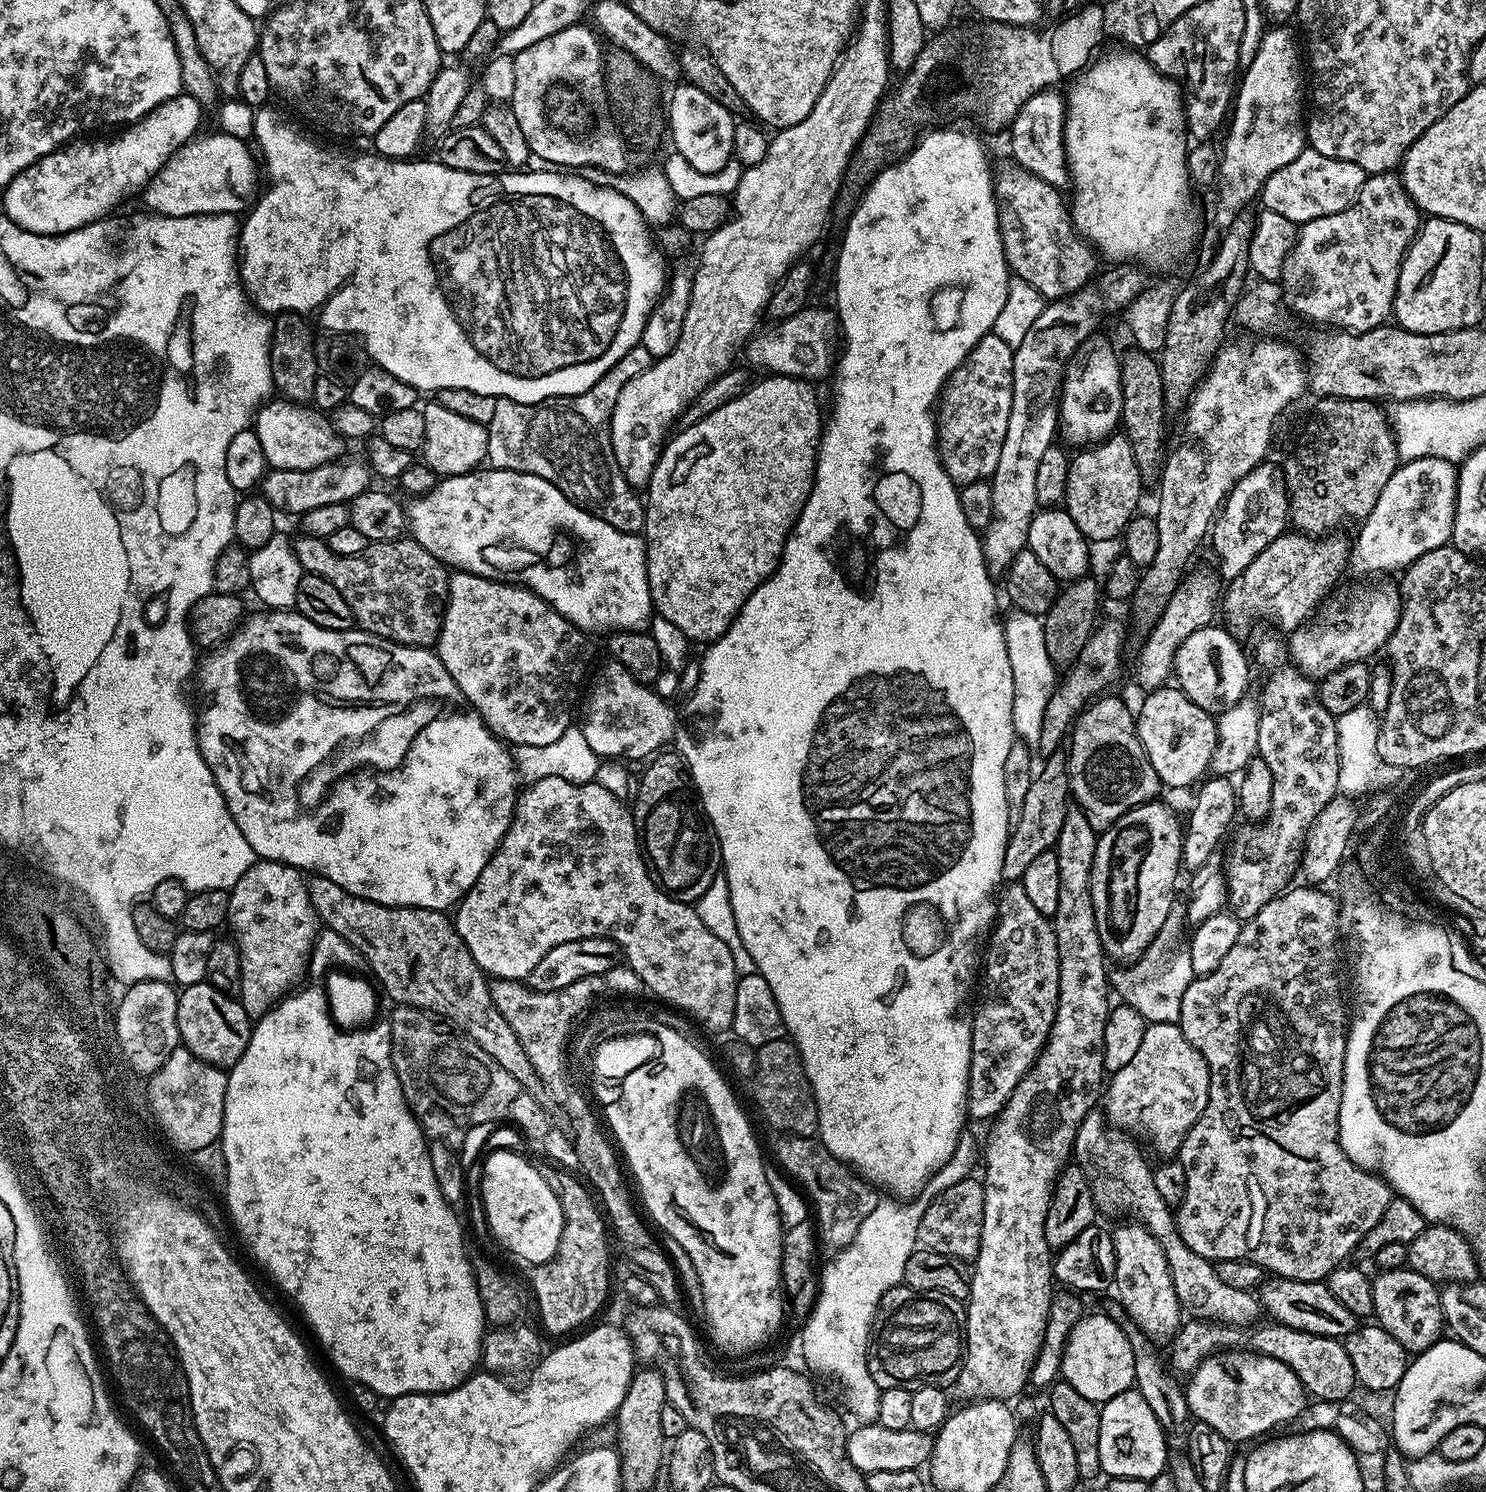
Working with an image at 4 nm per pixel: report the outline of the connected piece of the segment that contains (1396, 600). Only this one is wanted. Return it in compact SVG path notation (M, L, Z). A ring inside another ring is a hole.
M1395 583L1364 584L1349 592L1339 592L1307 621L1306 626L1295 628L1287 637L1291 663L1309 678L1323 678L1347 664L1367 661L1367 656L1387 645L1396 629L1402 597Z

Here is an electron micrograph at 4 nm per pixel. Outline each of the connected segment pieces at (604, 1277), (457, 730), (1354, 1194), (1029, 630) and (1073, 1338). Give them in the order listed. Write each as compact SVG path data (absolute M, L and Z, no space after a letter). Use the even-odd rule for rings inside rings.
M552 1162L539 1165L546 1186L554 1190L562 1206L562 1238L558 1250L545 1264L535 1265L532 1272L532 1292L544 1319L545 1333L568 1332L579 1324L587 1325L592 1315L604 1304L608 1296L608 1236L610 1228L606 1223L601 1205L586 1187L583 1179L575 1180L571 1171Z
M268 610L264 614L265 616L252 616L250 618L248 616L239 625L238 630L232 632L230 638L225 639L219 646L213 647L207 653L209 656L205 660L203 657L202 663L198 668L200 684L204 687L204 692L208 697L204 700L204 709L201 712L199 709L196 716L196 741L206 766L210 766L210 770L214 774L216 785L220 787L220 792L224 796L224 801L234 818L234 822L238 822L238 830L242 830L246 842L250 842L250 846L256 851L259 859L276 860L280 864L289 864L291 868L299 868L301 870L313 868L311 871L315 875L330 878L330 882L342 886L342 890L346 890L363 900L378 902L382 906L390 906L391 908L429 908L435 912L455 909L460 901L463 900L464 895L474 886L474 882L478 882L486 862L490 862L490 858L495 854L496 847L502 842L502 838L512 821L512 816L516 812L518 799L516 770L518 771L518 764L514 759L513 753L506 747L505 741L495 736L485 726L483 718L470 707L468 700L462 694L462 690L458 690L454 678L450 678L446 666L440 661L439 655L432 648L411 648L409 644L395 644L393 640L382 640L374 633L363 630L349 630L347 632L326 630L322 626L310 622L310 618L306 618L301 612L295 610Z
M1320 886L1308 888L1289 887L1280 893L1254 918L1243 921L1238 942L1230 946L1226 958L1210 974L1197 976L1182 999L1179 1026L1186 1041L1194 1050L1202 1054L1209 1067L1209 1098L1206 1110L1194 1122L1186 1134L1178 1153L1178 1163L1186 1170L1184 1197L1175 1209L1176 1229L1186 1246L1194 1254L1217 1262L1226 1259L1248 1260L1267 1270L1272 1276L1285 1276L1302 1282L1324 1282L1335 1268L1341 1267L1352 1251L1364 1243L1366 1234L1378 1226L1386 1206L1390 1206L1394 1195L1388 1183L1376 1172L1365 1172L1348 1157L1340 1145L1340 1103L1342 1102L1342 1082L1344 1081L1344 1051L1346 1050L1346 1012L1344 1016L1345 993L1338 990L1338 941L1339 905L1331 891Z
M1012 610L1002 620L1006 650L1010 658L1010 674L1014 674L1014 710L1012 725L1017 737L1024 742L1039 741L1042 730L1042 714L1046 714L1046 702L1055 694L1058 687L1058 668L1046 652L1043 619L1041 617Z
M1101 1312L1087 1313L1074 1325L1064 1345L1060 1369L1061 1377L1078 1394L1099 1404L1135 1385L1134 1355L1128 1338L1116 1322Z

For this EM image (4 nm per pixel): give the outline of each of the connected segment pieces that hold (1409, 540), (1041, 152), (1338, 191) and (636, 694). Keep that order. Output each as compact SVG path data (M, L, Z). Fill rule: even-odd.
M1423 456L1417 460L1401 463L1396 473L1386 482L1374 510L1363 517L1356 544L1351 545L1350 556L1364 572L1388 572L1391 568L1403 570L1415 562L1422 554L1435 548L1445 547L1452 538L1452 519L1456 513L1456 477L1458 468L1453 461L1443 460L1437 456Z
M1045 90L1034 94L1018 110L1012 119L1012 156L1019 167L1025 168L1030 174L1050 182L1055 188L1063 189L1069 183L1068 159L1064 157L1064 109L1066 100L1056 90Z
M1308 146L1289 165L1270 174L1262 189L1262 204L1265 209L1282 214L1299 226L1314 218L1326 218L1330 214L1338 214L1338 210L1350 208L1365 179L1362 166L1354 166L1354 162L1342 162L1338 158L1326 158L1326 154L1318 154L1318 150Z
M615 658L605 661L592 680L592 693L582 722L585 738L600 758L647 761L667 745L664 744L667 740L669 743L673 739L678 727L677 709L675 712L672 704L660 697L652 686L638 682L622 662Z

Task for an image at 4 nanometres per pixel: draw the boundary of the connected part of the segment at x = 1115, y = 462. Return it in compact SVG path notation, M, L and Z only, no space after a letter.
M1113 434L1095 446L1088 446L1077 452L1080 453L1077 456L1073 455L1068 465L1063 507L1070 514L1070 518L1074 518L1074 526L1078 526L1078 530L1082 530L1082 534L1089 541L1112 540L1115 536L1117 539L1138 512L1136 503L1140 500L1142 481L1138 462L1134 462L1134 450L1130 450L1127 435Z

